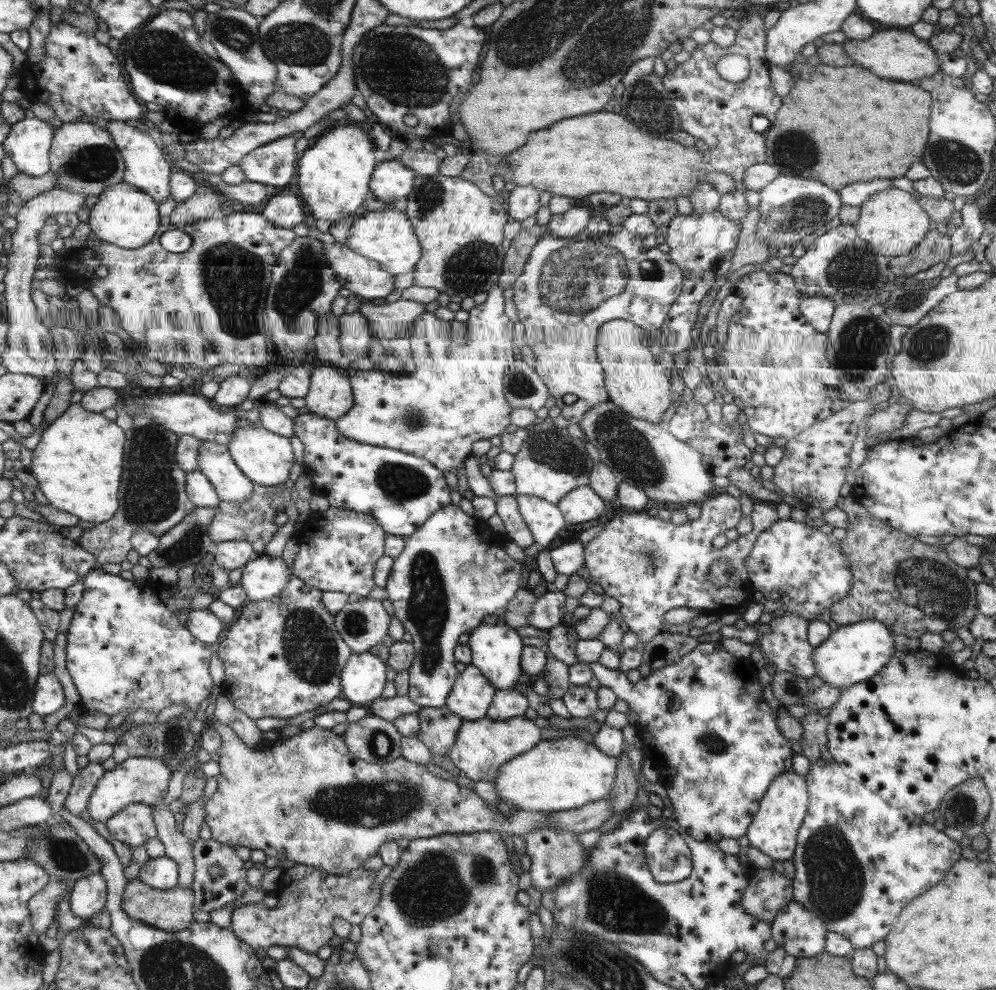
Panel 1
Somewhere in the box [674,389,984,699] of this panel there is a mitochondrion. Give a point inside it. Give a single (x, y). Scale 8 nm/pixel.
(928, 584)

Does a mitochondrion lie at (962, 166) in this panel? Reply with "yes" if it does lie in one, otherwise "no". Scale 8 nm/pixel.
yes

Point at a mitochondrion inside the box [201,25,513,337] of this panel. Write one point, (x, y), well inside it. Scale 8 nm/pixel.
(398, 66)

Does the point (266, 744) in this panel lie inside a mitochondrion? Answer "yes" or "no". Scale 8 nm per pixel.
no

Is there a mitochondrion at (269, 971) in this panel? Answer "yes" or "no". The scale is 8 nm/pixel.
no

